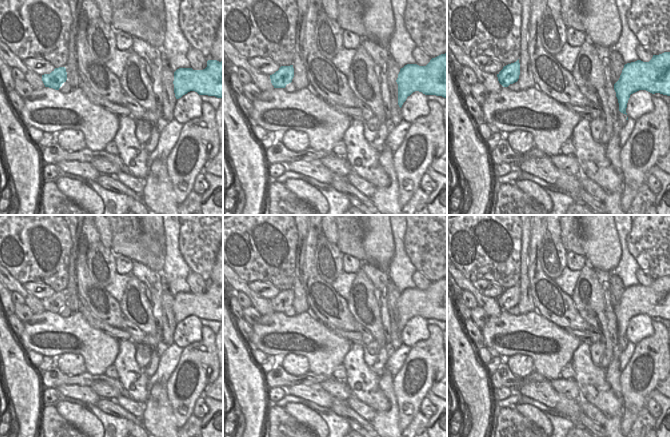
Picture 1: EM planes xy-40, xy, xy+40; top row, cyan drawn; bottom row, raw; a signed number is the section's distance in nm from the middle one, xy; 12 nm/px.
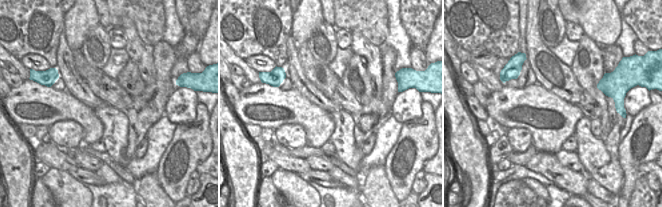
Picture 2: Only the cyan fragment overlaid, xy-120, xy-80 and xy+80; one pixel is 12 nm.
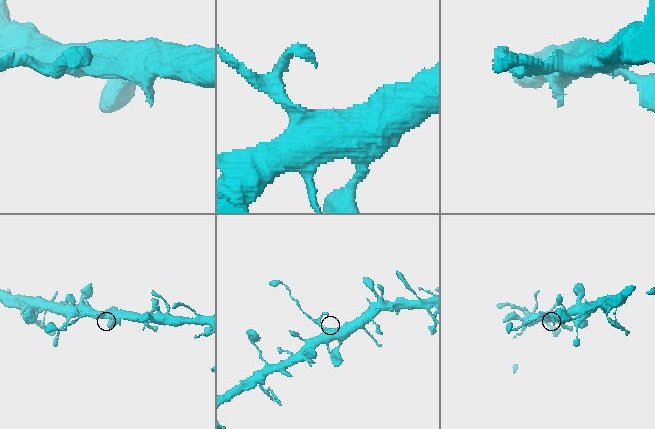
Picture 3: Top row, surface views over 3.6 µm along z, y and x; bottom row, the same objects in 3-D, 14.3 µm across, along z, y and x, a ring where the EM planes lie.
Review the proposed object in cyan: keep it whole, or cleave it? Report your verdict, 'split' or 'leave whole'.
split

